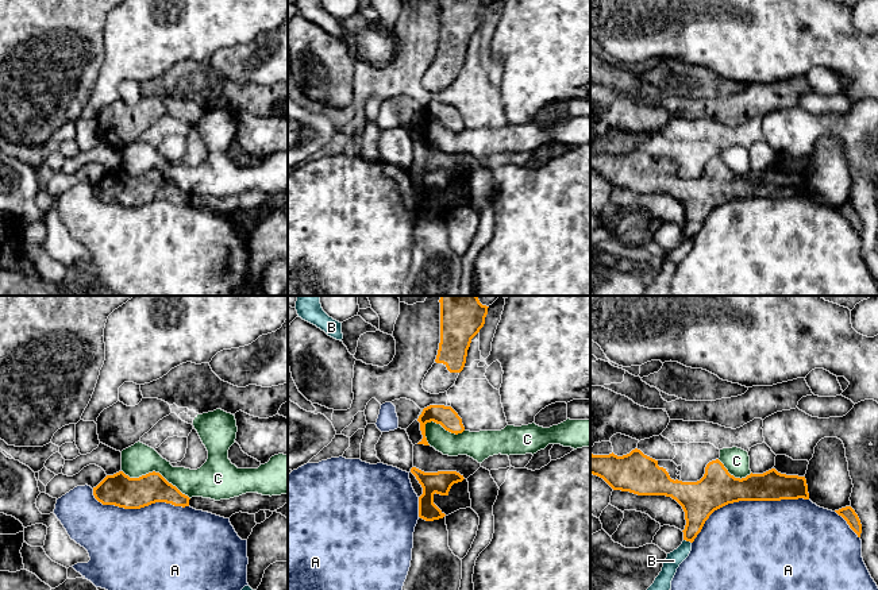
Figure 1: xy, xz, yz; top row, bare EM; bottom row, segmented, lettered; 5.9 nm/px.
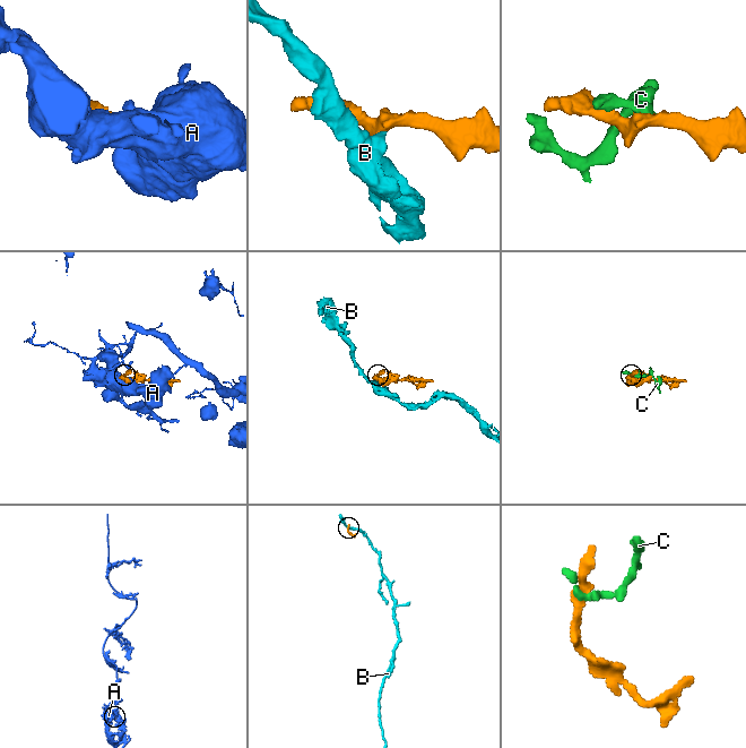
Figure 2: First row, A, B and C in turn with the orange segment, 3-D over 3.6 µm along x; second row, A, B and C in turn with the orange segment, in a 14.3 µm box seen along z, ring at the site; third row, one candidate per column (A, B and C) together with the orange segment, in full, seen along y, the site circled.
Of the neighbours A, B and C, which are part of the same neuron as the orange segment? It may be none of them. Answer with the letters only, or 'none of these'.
none of these

